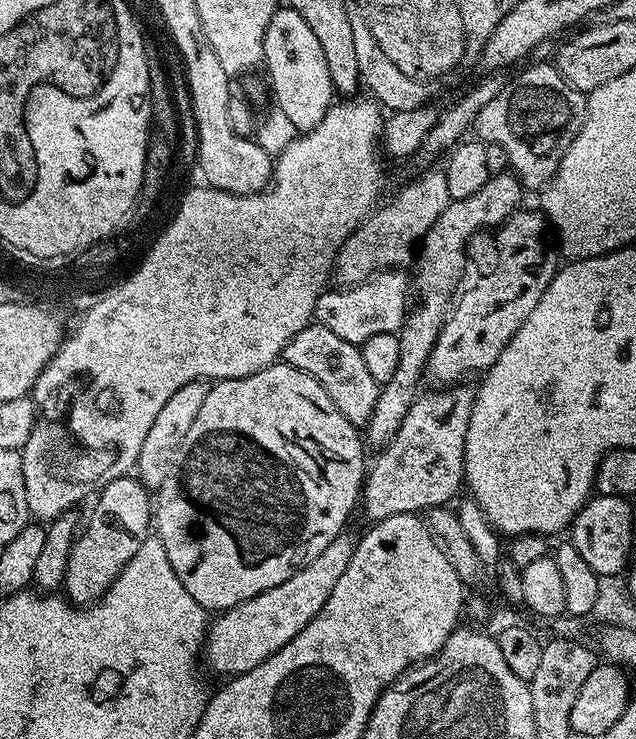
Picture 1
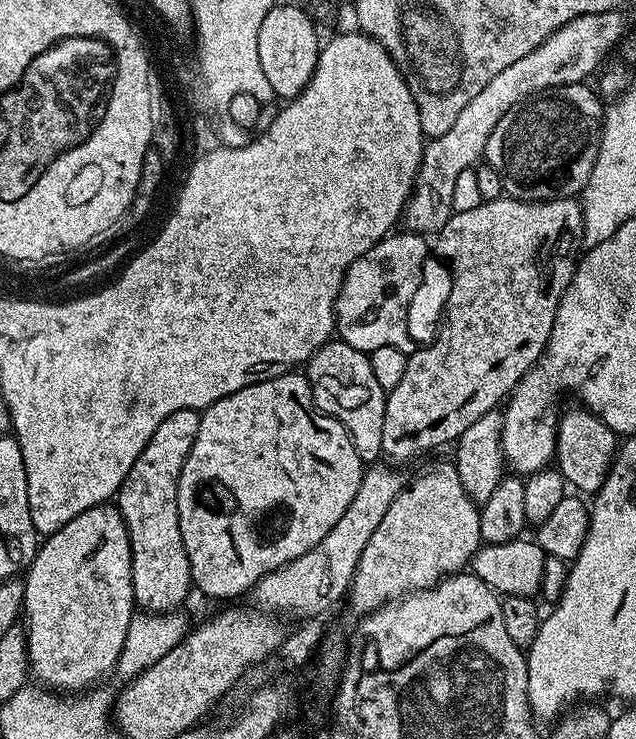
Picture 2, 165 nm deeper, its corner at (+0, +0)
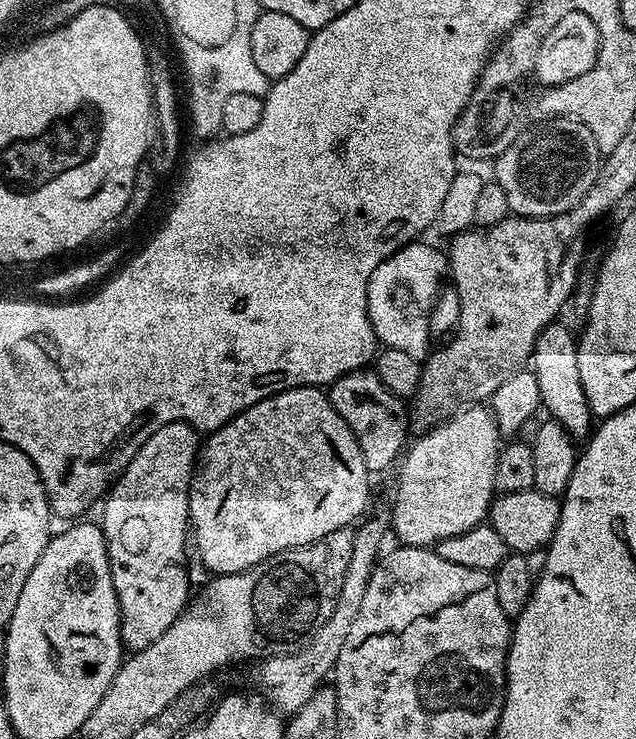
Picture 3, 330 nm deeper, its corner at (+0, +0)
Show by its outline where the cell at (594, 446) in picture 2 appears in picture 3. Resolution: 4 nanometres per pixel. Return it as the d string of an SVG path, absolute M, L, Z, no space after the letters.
M559 322L547 324L534 342L530 361L530 370L538 378L538 394L543 411L573 437L584 438L593 431L594 417L590 397L578 374L578 354L576 353L577 337Z

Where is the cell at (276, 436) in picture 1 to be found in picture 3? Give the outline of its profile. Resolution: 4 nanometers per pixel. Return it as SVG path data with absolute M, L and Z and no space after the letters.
M319 387L291 388L274 394L230 418L200 445L188 511L195 555L200 555L212 574L234 576L274 554L318 542L334 530L355 525L365 515L368 479L368 467L362 462L362 450L350 426Z

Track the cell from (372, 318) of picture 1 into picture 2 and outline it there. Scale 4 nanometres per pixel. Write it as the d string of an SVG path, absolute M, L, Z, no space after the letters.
M402 230L391 233L381 239L364 255L360 255L349 266L344 282L336 299L336 334L348 345L359 352L370 353L381 346L397 346L403 353L411 355L415 351L416 343L408 334L407 316L408 306L423 272L423 264L430 256L430 244L421 233Z

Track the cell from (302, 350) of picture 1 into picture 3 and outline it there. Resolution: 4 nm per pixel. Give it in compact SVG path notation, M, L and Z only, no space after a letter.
M361 370L346 374L332 383L326 395L346 426L350 426L362 450L362 462L366 462L369 473L384 472L392 463L393 467L401 459L410 440L410 412L401 397L382 386L375 371Z

